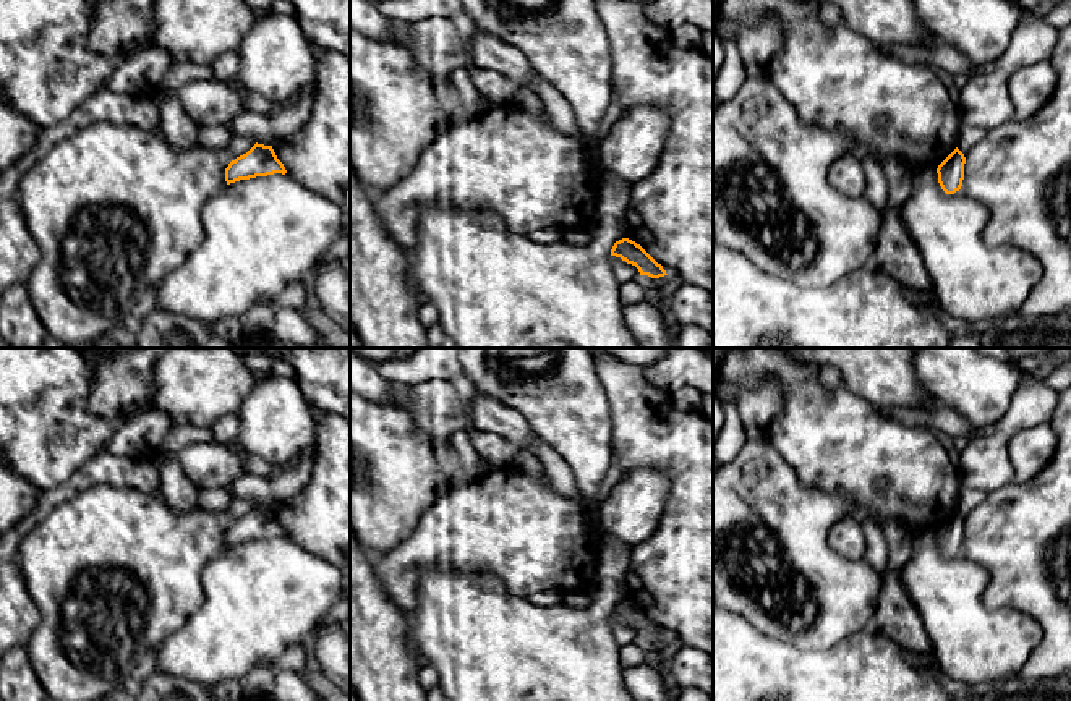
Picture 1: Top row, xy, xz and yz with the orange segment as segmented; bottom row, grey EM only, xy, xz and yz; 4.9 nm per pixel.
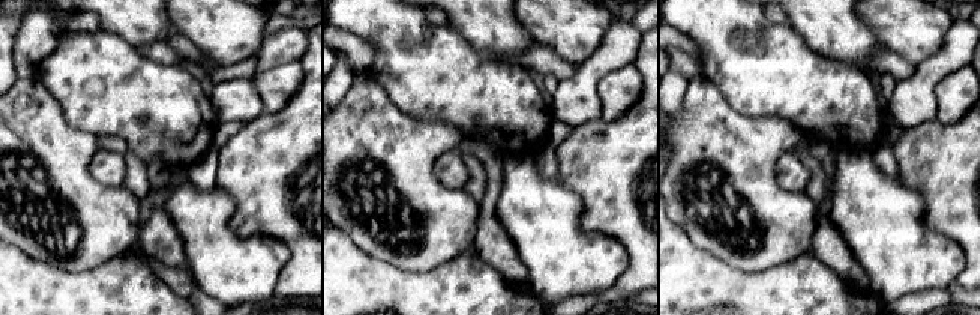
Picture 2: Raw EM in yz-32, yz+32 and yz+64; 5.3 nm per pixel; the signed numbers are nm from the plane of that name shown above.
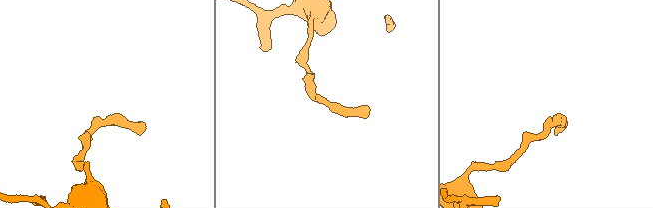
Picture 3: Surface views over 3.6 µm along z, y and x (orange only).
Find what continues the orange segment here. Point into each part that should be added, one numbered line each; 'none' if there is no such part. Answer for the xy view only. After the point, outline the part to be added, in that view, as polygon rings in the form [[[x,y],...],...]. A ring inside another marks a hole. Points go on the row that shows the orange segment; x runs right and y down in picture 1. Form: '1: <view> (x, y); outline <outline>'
none

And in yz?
none

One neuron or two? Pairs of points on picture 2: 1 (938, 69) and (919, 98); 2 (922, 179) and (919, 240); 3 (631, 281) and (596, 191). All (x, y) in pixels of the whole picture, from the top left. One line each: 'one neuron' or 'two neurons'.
1: one neuron
2: two neurons
3: one neuron

